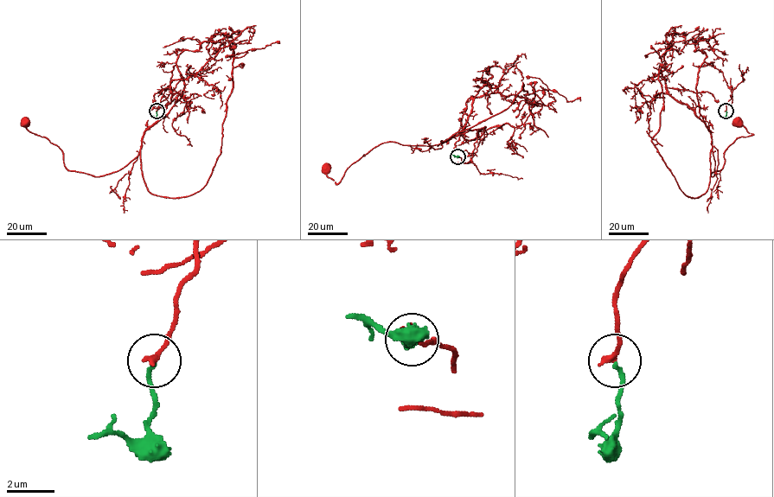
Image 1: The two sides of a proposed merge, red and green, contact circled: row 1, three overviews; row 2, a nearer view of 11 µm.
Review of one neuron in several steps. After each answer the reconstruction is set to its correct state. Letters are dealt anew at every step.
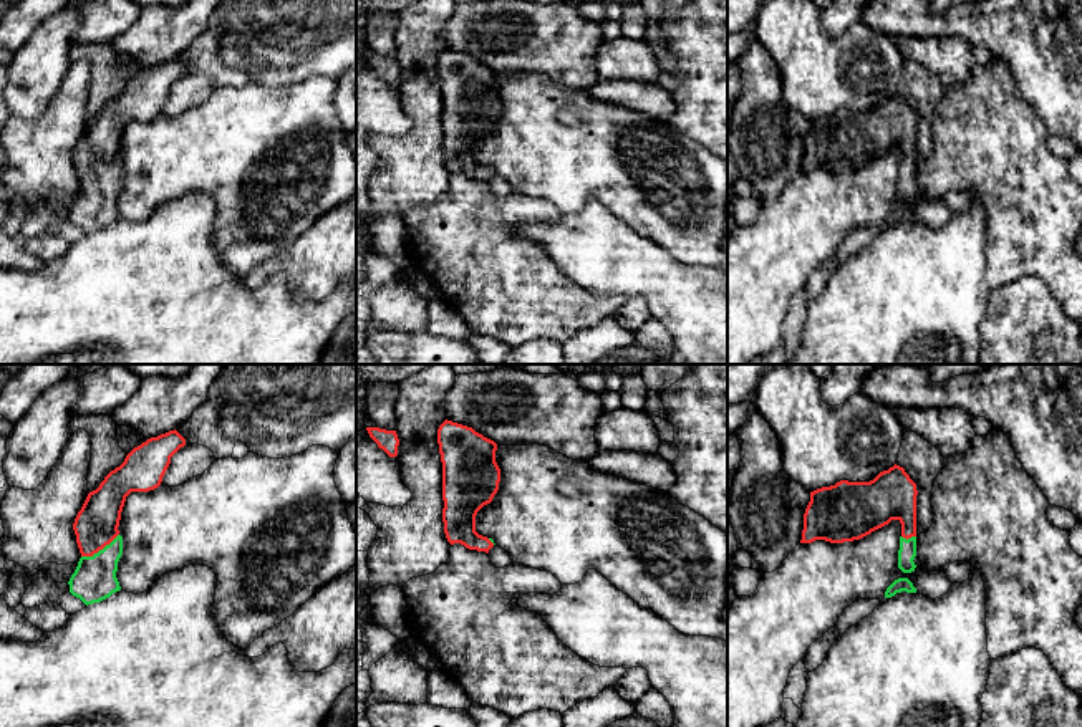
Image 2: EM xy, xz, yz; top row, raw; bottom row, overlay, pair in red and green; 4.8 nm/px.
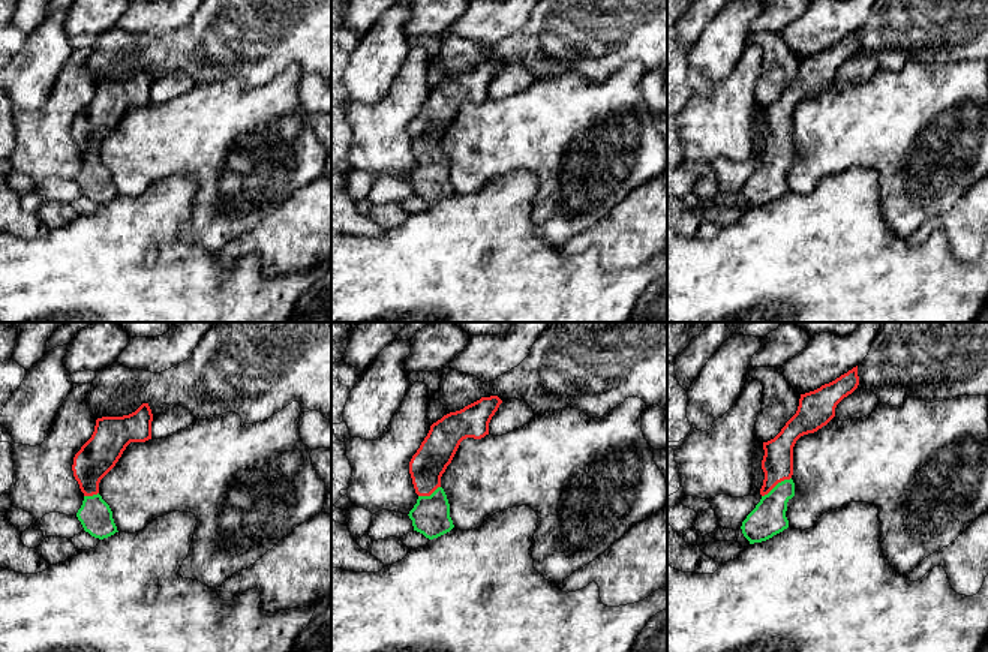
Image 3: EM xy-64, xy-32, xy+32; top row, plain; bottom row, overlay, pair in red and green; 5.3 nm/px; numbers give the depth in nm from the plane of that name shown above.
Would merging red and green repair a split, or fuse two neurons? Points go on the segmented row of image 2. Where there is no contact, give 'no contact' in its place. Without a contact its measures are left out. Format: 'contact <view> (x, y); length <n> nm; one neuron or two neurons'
contact xy (100, 548); length 220 nm; one neuron

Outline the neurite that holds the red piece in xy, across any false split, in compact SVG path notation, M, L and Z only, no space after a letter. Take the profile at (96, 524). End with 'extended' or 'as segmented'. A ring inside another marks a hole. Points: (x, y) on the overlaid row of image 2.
M176 429L151 437L134 447L124 462L88 493L73 523L81 558L68 581L70 593L86 606L121 590L116 571L123 537L118 527L126 497L131 492L157 489L171 457L184 445L186 439Z; extended

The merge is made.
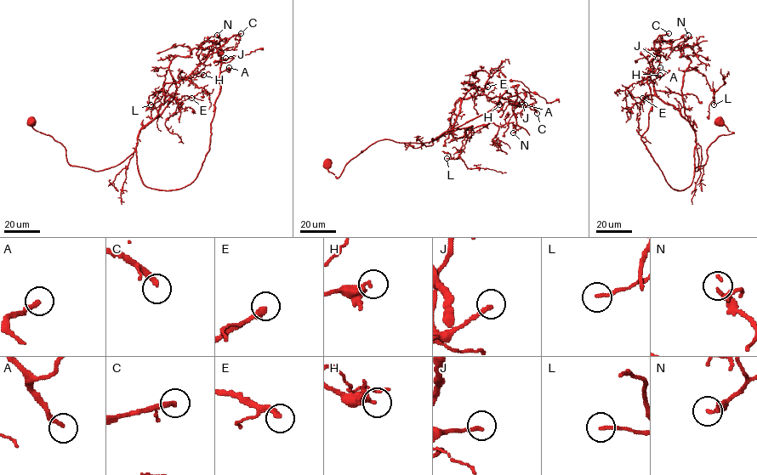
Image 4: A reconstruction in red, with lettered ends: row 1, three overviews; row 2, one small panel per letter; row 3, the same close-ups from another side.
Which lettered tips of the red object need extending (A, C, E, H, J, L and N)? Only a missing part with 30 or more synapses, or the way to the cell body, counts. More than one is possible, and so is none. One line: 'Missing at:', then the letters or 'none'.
Missing at: A, E

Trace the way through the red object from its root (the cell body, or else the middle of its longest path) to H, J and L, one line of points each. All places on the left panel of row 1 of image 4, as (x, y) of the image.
H: (31, 121), (65, 147), (70, 164), (108, 169), (134, 151), (139, 132), (163, 103), (164, 84), (203, 75)
J: (31, 121), (70, 164), (108, 169), (134, 151), (164, 84), (219, 48), (225, 58)
L: (31, 121), (70, 164), (100, 171), (132, 154), (173, 98), (168, 67), (164, 93), (150, 104)

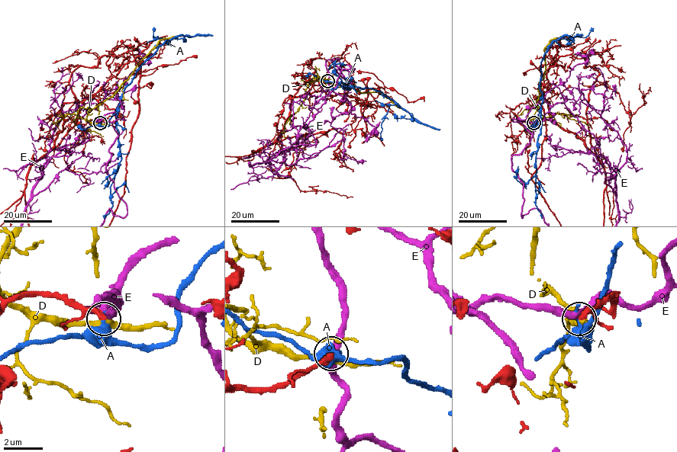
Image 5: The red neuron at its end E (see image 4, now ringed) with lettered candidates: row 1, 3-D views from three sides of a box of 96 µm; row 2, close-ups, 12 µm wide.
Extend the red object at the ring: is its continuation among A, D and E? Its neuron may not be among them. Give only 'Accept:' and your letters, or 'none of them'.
Accept: none of them

